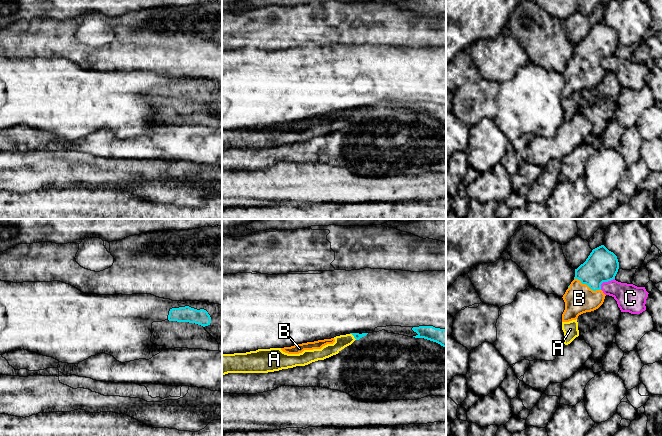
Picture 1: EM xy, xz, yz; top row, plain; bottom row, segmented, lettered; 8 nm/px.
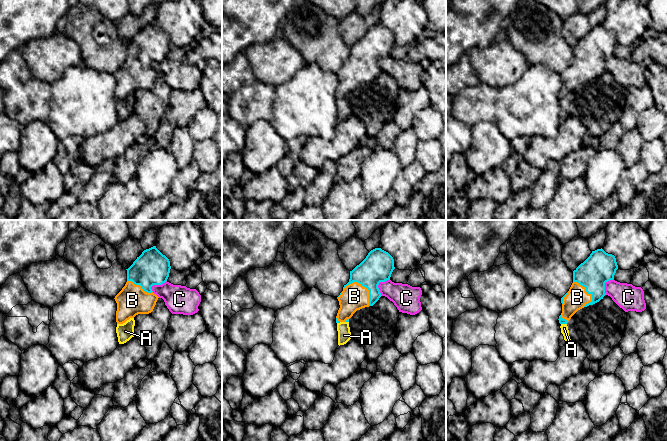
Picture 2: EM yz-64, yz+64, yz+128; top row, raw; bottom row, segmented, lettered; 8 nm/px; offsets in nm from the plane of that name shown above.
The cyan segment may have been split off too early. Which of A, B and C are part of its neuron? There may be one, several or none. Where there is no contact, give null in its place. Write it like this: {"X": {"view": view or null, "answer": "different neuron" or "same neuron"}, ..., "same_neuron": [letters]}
{"A": {"view": "xz", "answer": "different neuron"}, "B": {"view": "yz", "answer": "same neuron"}, "C": {"view": "yz", "answer": "different neuron"}, "same_neuron": ["B"]}

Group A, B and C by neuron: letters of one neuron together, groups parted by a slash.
A / B / C

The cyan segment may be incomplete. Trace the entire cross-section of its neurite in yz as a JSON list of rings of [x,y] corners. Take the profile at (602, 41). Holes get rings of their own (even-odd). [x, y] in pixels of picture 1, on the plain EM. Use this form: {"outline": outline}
{"outline": [[[604,21],[592,26],[586,37],[575,45],[575,53],[563,76],[565,86],[562,98],[576,96],[579,91],[598,85],[605,70],[601,60],[615,55],[619,45],[617,32]]]}

